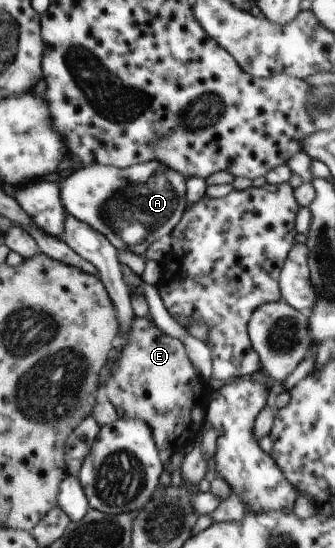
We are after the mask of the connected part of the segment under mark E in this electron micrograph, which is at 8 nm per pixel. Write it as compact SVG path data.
M135 316L122 351L103 390L120 419L140 419L150 431L163 457L199 441L206 419L208 395L184 344L162 332L153 321Z

